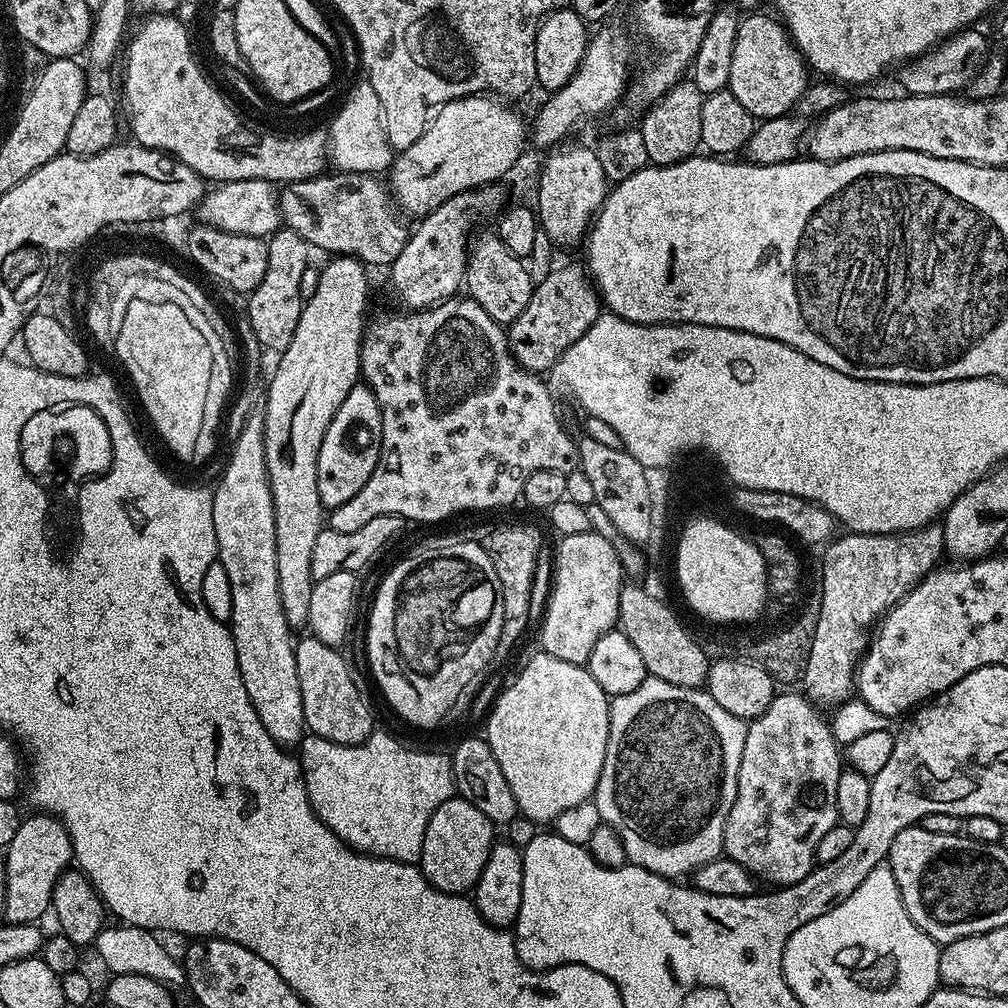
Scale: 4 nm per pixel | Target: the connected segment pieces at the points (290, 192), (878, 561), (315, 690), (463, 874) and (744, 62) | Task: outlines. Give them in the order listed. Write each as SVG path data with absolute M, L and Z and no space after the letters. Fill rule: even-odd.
M333 171L332 176L329 174L321 174L318 176L311 176L308 180L293 180L285 183L279 189L278 195L280 198L280 219L287 227L294 229L304 241L308 243L313 249L321 248L324 252L332 252L328 254L335 254L336 256L354 256L361 264L371 266L377 264L378 267L387 269L394 262L394 258L398 258L398 254L402 254L402 246L406 246L410 235L409 225L404 225L405 217L398 211L397 205L394 203L391 191L386 187L383 179L377 178L375 175L367 176L361 172L337 172Z
M933 522L923 524L921 528L913 528L910 532L891 532L890 534L848 532L837 535L823 549L823 552L824 565L821 566L820 575L818 575L818 581L822 586L821 613L814 635L813 649L810 650L809 660L806 662L802 675L802 683L804 682L802 692L817 705L832 704L831 706L836 706L853 695L856 669L860 667L860 657L864 655L866 645L869 643L870 629L912 587L941 563L940 556L945 555L944 526L943 523Z
M305 634L294 644L298 682L302 686L302 714L309 733L329 739L342 746L354 746L366 742L374 731L372 712L344 661L344 656L333 645L322 642L317 636Z
M453 795L452 799L442 802L442 806L434 810L426 826L426 838L422 838L422 854L418 865L420 871L438 890L471 893L482 874L482 866L486 866L486 858L490 858L494 843L492 831L492 820L486 818L478 806L470 806L470 802L461 796Z
M756 14L741 19L738 38L734 38L734 59L727 91L732 92L757 121L763 122L789 115L795 109L798 98L802 98L809 86L810 69L779 19L752 15Z

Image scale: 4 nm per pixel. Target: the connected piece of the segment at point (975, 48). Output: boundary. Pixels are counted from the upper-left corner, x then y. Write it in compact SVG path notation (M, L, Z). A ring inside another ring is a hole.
M967 28L941 41L929 52L916 60L903 65L898 71L898 80L907 95L943 96L959 93L975 79L990 51L990 40L978 31L978 28Z

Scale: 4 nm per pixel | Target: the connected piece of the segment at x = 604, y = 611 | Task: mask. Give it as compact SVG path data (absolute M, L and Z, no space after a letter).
M594 531L570 534L559 542L561 544L556 548L556 573L552 576L552 589L548 592L548 605L544 608L544 621L540 624L539 647L554 658L562 658L562 662L584 666L587 665L590 650L594 650L598 638L617 627L620 618L620 589L626 583L626 573L620 565L613 541Z

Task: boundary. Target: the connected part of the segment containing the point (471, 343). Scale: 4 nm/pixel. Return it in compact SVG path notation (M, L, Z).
M453 298L430 308L419 310L395 310L389 316L380 316L367 325L364 339L360 342L360 375L363 383L378 398L378 406L382 410L382 446L378 466L374 466L374 474L370 474L370 482L350 498L342 506L329 511L326 516L327 527L342 530L351 534L366 526L373 518L382 514L400 516L405 522L417 520L420 524L436 524L439 520L448 520L459 512L484 512L487 508L504 508L507 504L519 501L524 494L526 478L538 470L558 470L565 474L574 472L580 466L580 450L575 439L568 437L568 432L560 428L560 420L556 417L556 404L549 385L537 373L528 372L512 356L508 349L508 338L505 329L478 302L471 298Z

